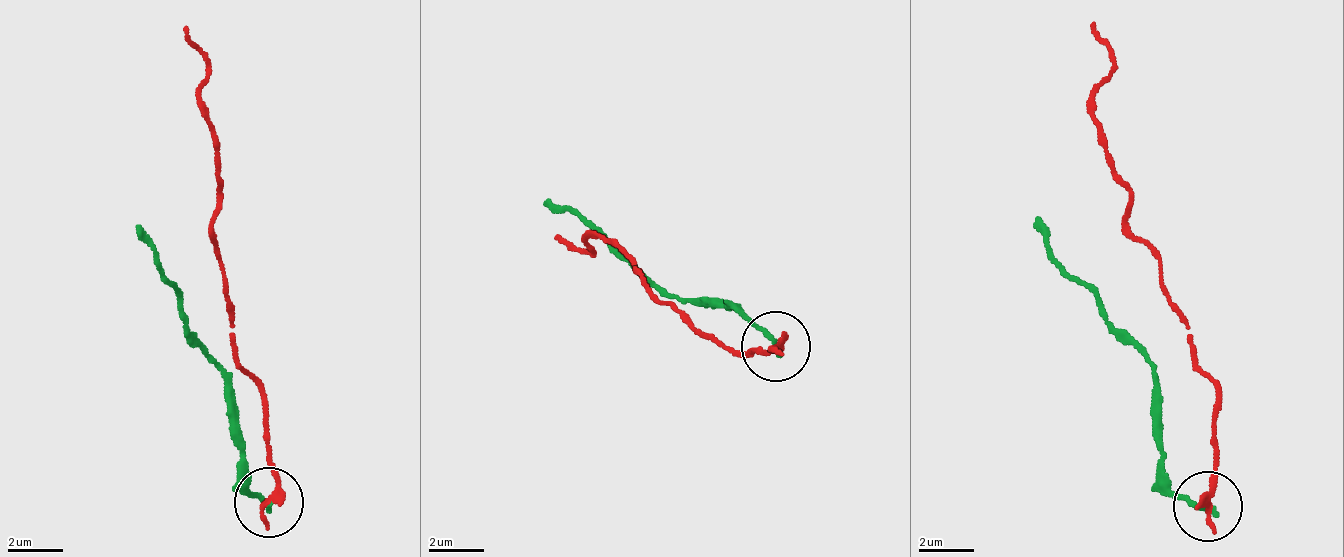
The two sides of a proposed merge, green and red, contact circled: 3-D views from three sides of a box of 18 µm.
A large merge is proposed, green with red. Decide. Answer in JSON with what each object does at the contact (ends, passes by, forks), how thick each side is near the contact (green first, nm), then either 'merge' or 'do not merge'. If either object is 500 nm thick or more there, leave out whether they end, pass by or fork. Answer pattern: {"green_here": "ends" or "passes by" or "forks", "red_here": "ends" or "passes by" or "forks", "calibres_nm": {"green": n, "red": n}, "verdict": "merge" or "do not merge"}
{"green_here": "ends", "red_here": "ends", "calibres_nm": {"green": 200, "red": 280}, "verdict": "do not merge"}

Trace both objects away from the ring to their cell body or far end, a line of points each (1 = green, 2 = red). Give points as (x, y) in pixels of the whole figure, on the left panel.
1: (267, 504), (248, 485), (243, 464), (236, 388), (186, 321), (138, 227)
2: (267, 504), (265, 393), (235, 359), (221, 256), (208, 230), (214, 195), (206, 58), (187, 24)

